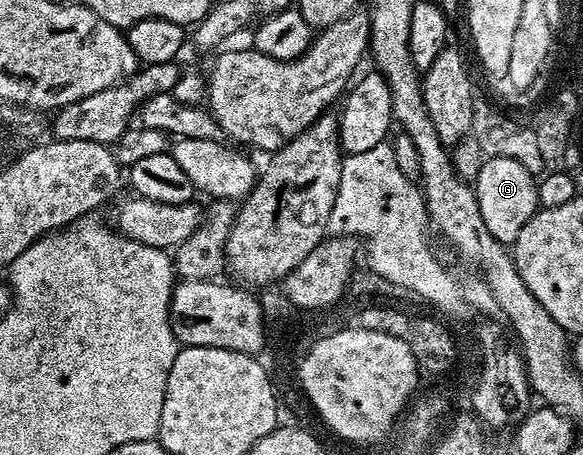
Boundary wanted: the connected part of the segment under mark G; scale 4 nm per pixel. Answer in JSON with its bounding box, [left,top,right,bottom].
[475,156,539,246]

